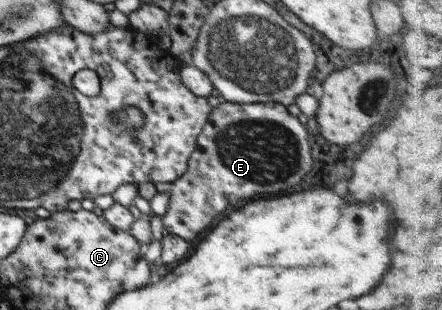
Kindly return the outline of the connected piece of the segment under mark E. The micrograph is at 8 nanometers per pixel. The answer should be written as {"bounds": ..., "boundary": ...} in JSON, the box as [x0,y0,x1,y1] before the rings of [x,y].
{"bounds":[161,100,311,240],"boundary":[[[225,100],[213,108],[209,121],[202,128],[195,150],[191,153],[187,171],[169,184],[169,207],[161,217],[166,234],[180,236],[185,240],[195,240],[203,230],[207,230],[213,220],[225,214],[233,206],[243,206],[245,202],[289,190],[299,184],[301,178],[311,170],[311,146],[309,136],[303,124],[287,112],[283,104],[269,101],[267,103],[233,104]]]}

